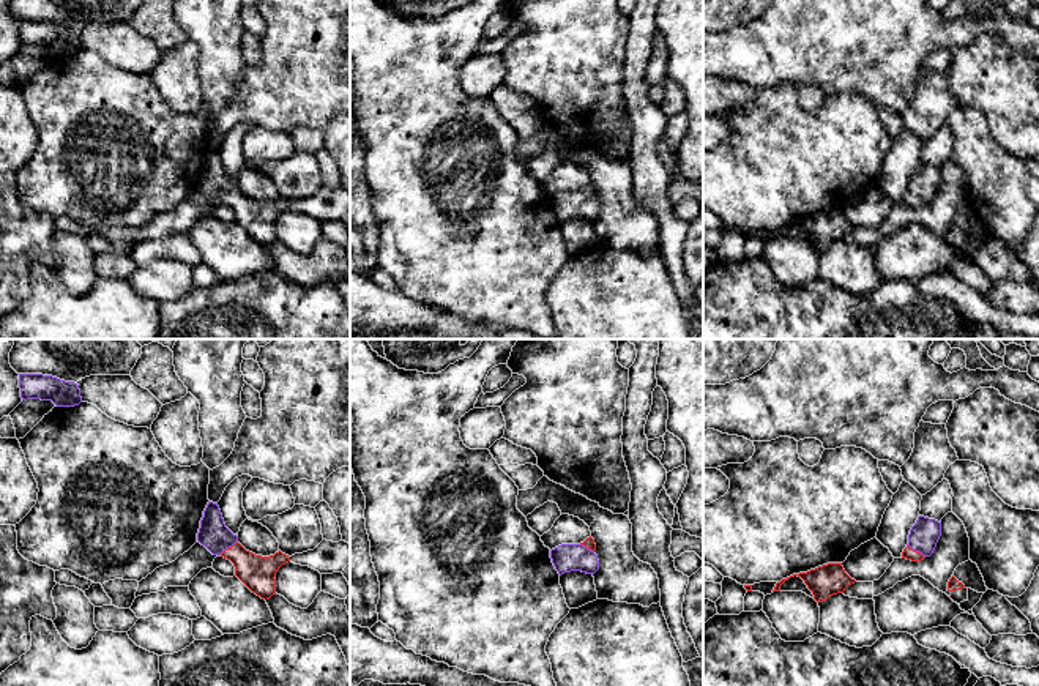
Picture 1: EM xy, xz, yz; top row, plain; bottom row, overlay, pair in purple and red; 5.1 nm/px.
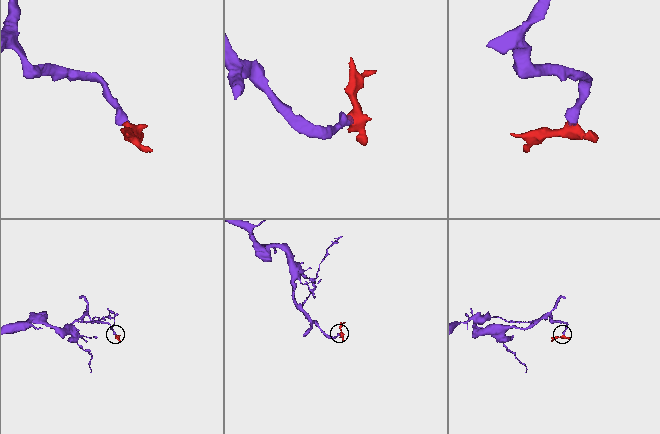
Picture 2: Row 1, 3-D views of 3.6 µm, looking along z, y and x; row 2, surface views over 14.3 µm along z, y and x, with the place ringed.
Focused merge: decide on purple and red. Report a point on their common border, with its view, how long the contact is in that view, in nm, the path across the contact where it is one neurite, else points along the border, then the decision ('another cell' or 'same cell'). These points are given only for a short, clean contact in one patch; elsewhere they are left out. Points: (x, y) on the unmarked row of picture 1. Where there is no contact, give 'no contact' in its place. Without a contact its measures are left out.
yz (916, 197) | 120 nm | across yz (924, 182), (916, 197), (908, 199) | same cell

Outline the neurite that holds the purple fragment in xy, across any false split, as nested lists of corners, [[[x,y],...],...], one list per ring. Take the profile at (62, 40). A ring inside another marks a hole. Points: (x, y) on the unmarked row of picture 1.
[[[19,21],[22,47],[52,47],[57,54],[74,54],[82,49],[79,32],[52,22]]]

